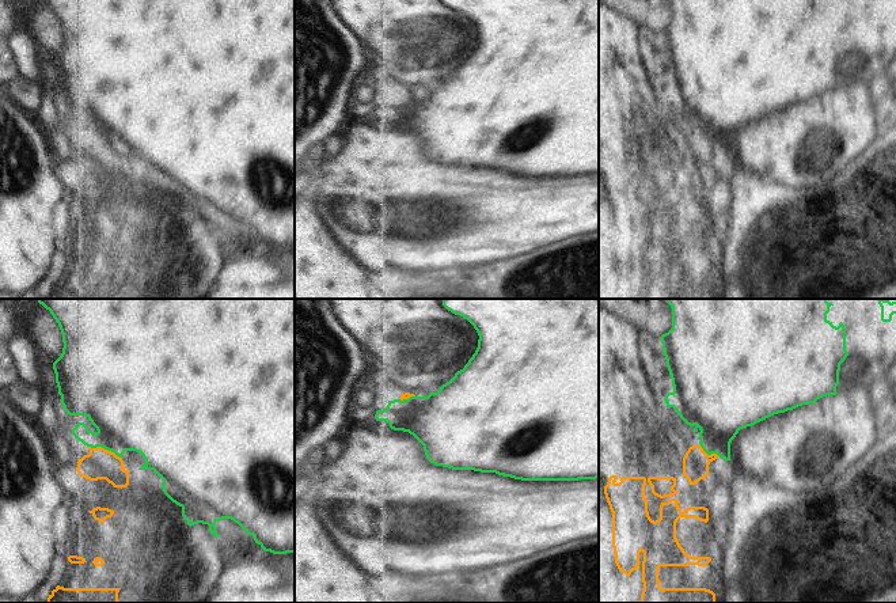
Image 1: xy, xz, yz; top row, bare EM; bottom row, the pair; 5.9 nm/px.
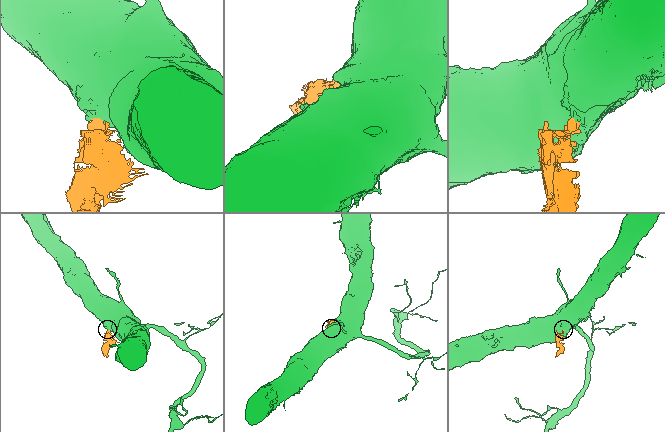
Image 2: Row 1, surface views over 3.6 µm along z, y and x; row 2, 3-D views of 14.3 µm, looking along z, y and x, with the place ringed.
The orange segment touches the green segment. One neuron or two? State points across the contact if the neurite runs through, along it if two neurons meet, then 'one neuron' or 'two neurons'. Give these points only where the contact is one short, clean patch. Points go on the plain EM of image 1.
border along xy (88, 141), (103, 143), (121, 154); two neurons

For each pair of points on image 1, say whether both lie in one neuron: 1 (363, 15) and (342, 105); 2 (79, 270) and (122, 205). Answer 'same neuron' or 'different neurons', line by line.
1: different neurons
2: same neuron

